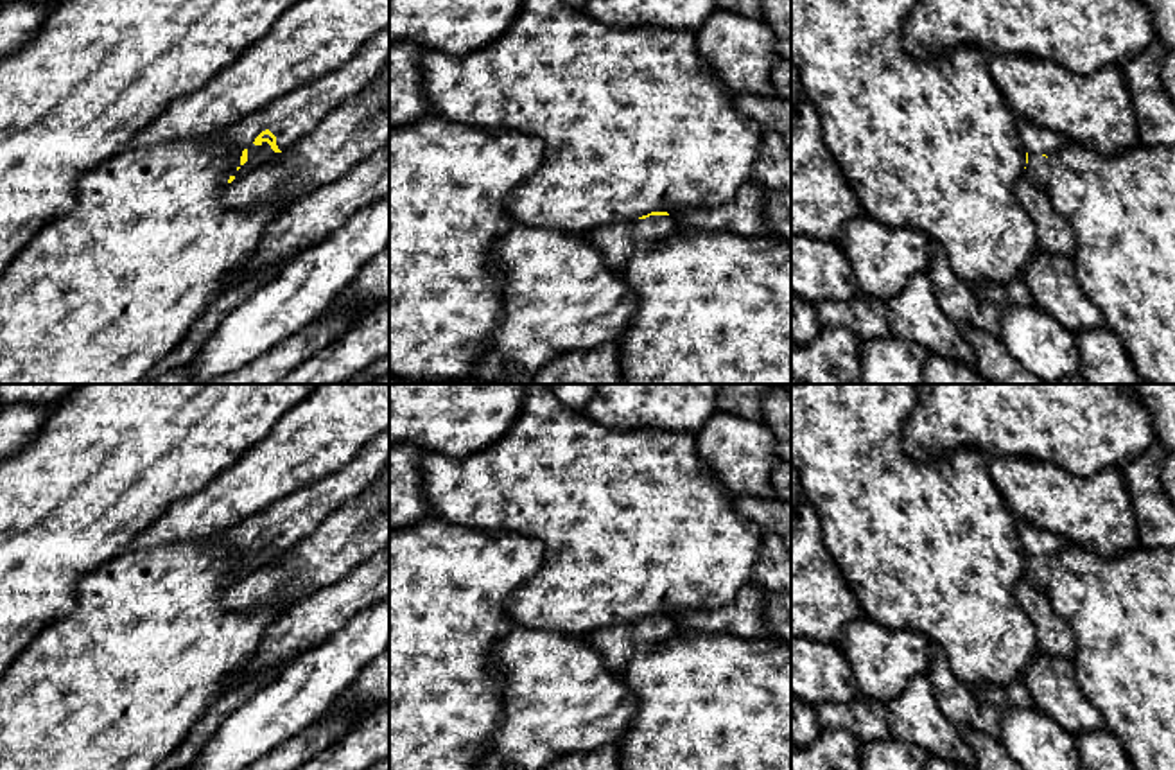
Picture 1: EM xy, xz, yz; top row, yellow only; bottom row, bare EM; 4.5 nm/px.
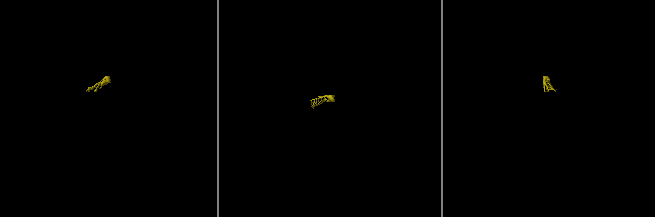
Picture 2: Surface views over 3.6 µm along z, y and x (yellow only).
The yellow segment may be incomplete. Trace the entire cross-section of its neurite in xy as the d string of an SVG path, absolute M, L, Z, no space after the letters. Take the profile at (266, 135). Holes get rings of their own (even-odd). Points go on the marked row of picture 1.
M389 27L368 39L343 66L294 88L222 131L242 151L228 183L274 160L307 136L332 109L362 92L389 61Z

